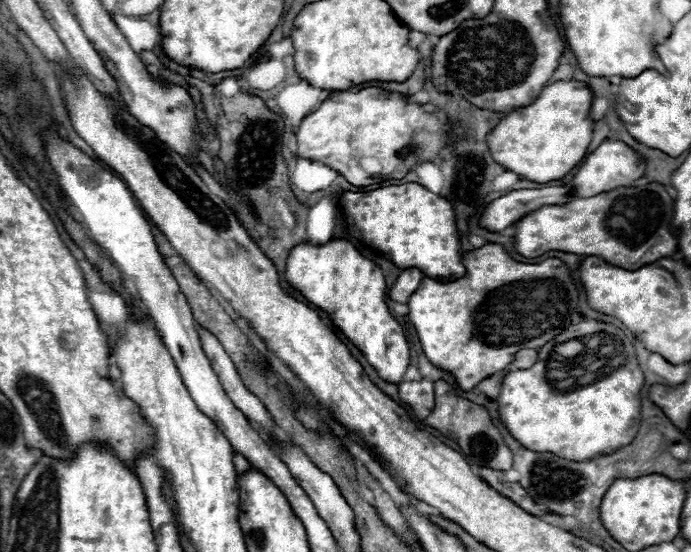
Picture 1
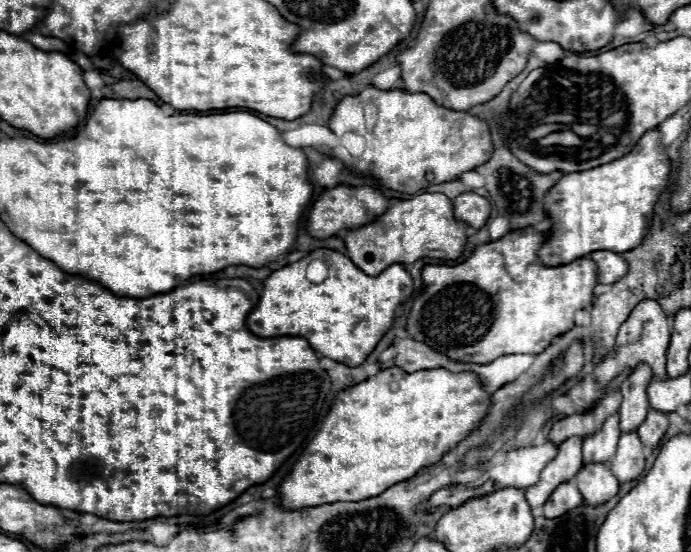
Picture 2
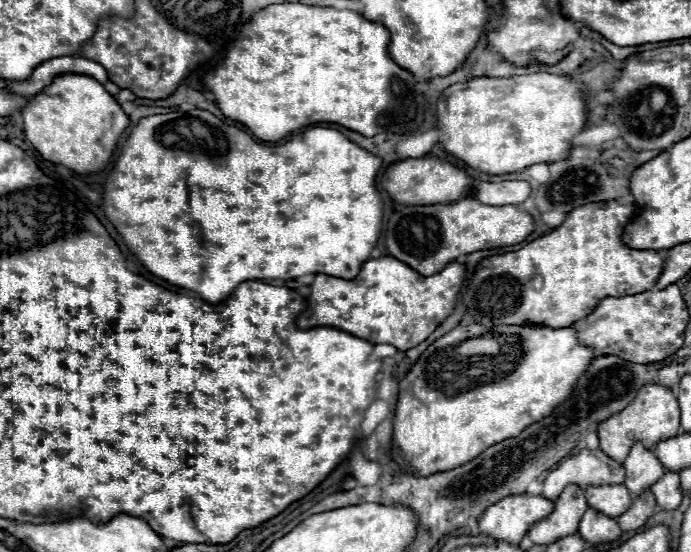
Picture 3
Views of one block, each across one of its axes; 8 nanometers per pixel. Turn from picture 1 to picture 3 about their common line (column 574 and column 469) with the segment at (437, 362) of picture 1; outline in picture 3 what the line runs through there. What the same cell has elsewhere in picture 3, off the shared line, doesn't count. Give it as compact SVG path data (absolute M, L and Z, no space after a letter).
M584 204L572 210L556 230L530 242L522 250L484 258L460 296L468 308L468 316L484 326L540 324L550 328L566 328L588 316L588 312L592 312L604 296L628 296L628 292L644 292L644 288L654 288L656 276L660 276L660 268L664 268L664 256L658 250L634 250L622 242L624 228L632 218L636 218L634 204Z

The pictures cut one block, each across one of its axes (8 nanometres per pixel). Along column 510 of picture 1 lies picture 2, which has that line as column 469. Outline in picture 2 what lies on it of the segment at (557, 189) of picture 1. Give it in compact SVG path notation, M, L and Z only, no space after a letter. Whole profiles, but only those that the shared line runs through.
M464 192L454 198L454 214L458 220L466 222L472 228L482 228L492 212L490 202L476 192Z

